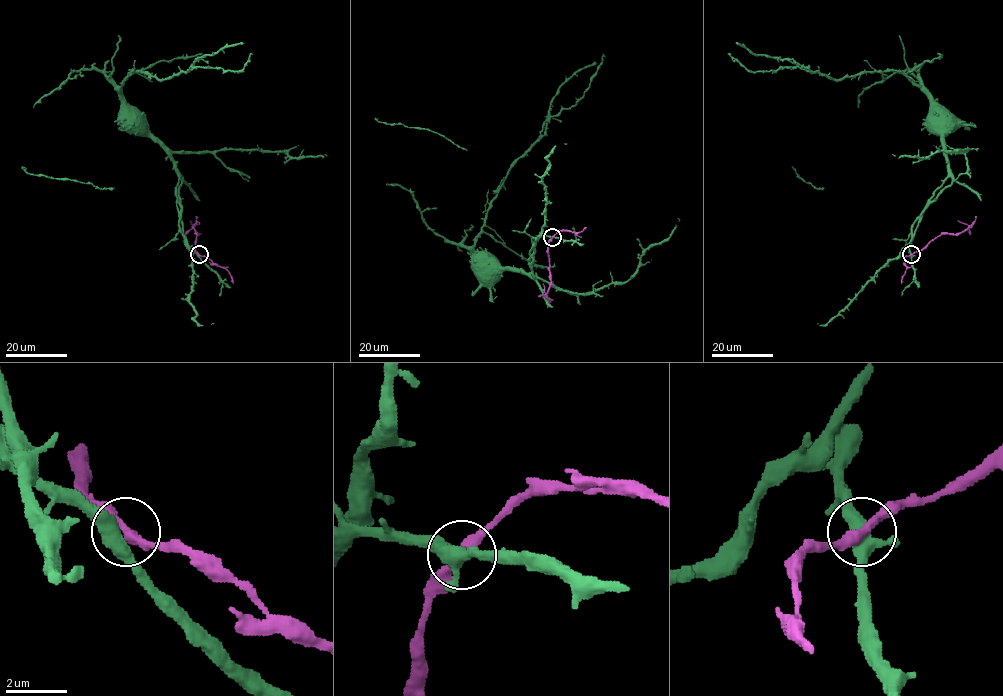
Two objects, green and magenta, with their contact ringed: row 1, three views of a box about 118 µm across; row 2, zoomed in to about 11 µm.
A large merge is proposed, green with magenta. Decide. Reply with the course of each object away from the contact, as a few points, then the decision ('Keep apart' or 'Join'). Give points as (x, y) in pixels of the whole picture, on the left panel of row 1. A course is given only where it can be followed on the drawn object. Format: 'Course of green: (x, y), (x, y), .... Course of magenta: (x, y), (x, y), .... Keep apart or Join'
Course of green: (199, 255), (188, 247), (183, 233), (176, 193), (179, 177), (176, 162), (139, 125), (130, 121). Course of magenta: (199, 255), (195, 250), (197, 234), (193, 224), (197, 216). Join

